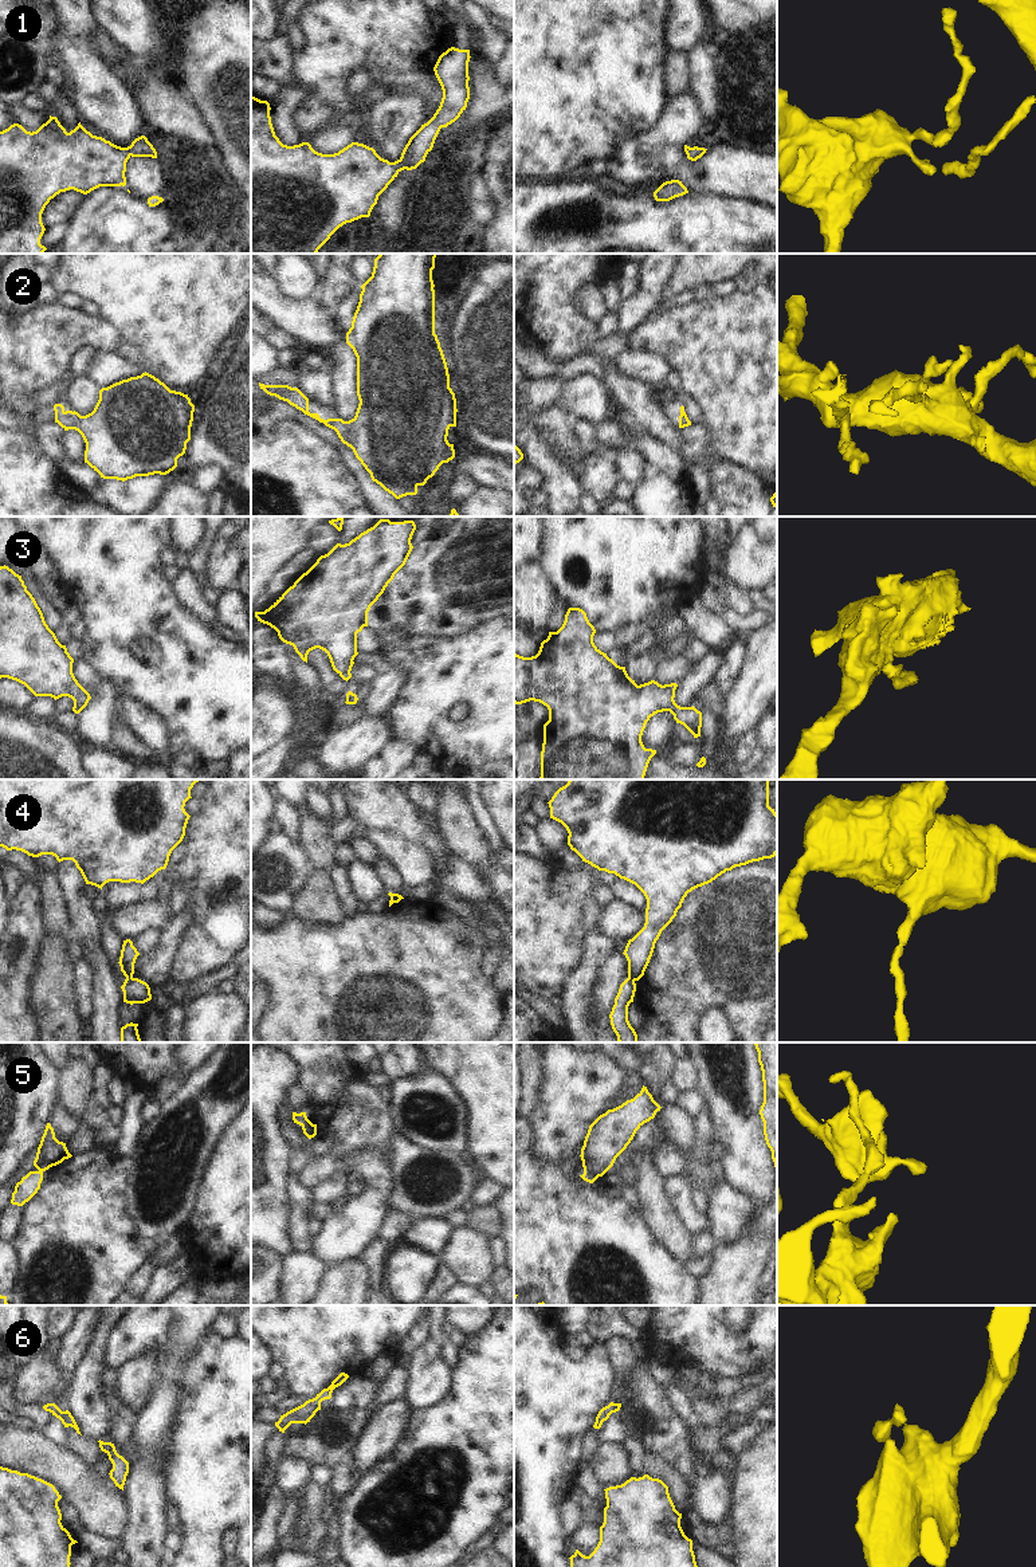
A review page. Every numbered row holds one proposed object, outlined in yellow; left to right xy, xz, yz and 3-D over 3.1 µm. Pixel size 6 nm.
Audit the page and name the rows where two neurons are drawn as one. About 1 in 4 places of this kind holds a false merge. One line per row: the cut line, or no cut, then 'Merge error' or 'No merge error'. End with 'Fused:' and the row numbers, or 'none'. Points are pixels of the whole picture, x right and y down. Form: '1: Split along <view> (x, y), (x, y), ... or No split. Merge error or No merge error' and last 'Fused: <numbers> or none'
1: No split. No merge error
2: No split. No merge error
3: No split. No merge error
4: Split along xy (126, 977), (132, 978). Merge error
5: No split. No merge error
6: No split. No merge error
Fused: 4.

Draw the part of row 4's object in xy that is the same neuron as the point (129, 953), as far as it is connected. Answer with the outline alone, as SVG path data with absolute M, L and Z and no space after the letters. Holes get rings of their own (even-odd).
M130 939L123 940L121 957L119 957L119 966L121 971L126 978L133 978L134 974L134 963L140 953L133 946L133 942Z

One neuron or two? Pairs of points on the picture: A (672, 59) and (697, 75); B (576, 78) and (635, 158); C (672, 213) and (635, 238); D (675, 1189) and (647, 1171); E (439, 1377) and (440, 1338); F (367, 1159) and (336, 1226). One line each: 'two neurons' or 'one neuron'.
A: two neurons
B: two neurons
C: one neuron
D: two neurons
E: one neuron
F: one neuron

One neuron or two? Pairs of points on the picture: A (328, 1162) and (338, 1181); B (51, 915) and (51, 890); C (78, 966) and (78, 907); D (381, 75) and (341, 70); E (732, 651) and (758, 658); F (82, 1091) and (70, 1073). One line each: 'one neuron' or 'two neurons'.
A: two neurons
B: one neuron
C: two neurons
D: one neuron
E: two neurons
F: one neuron

